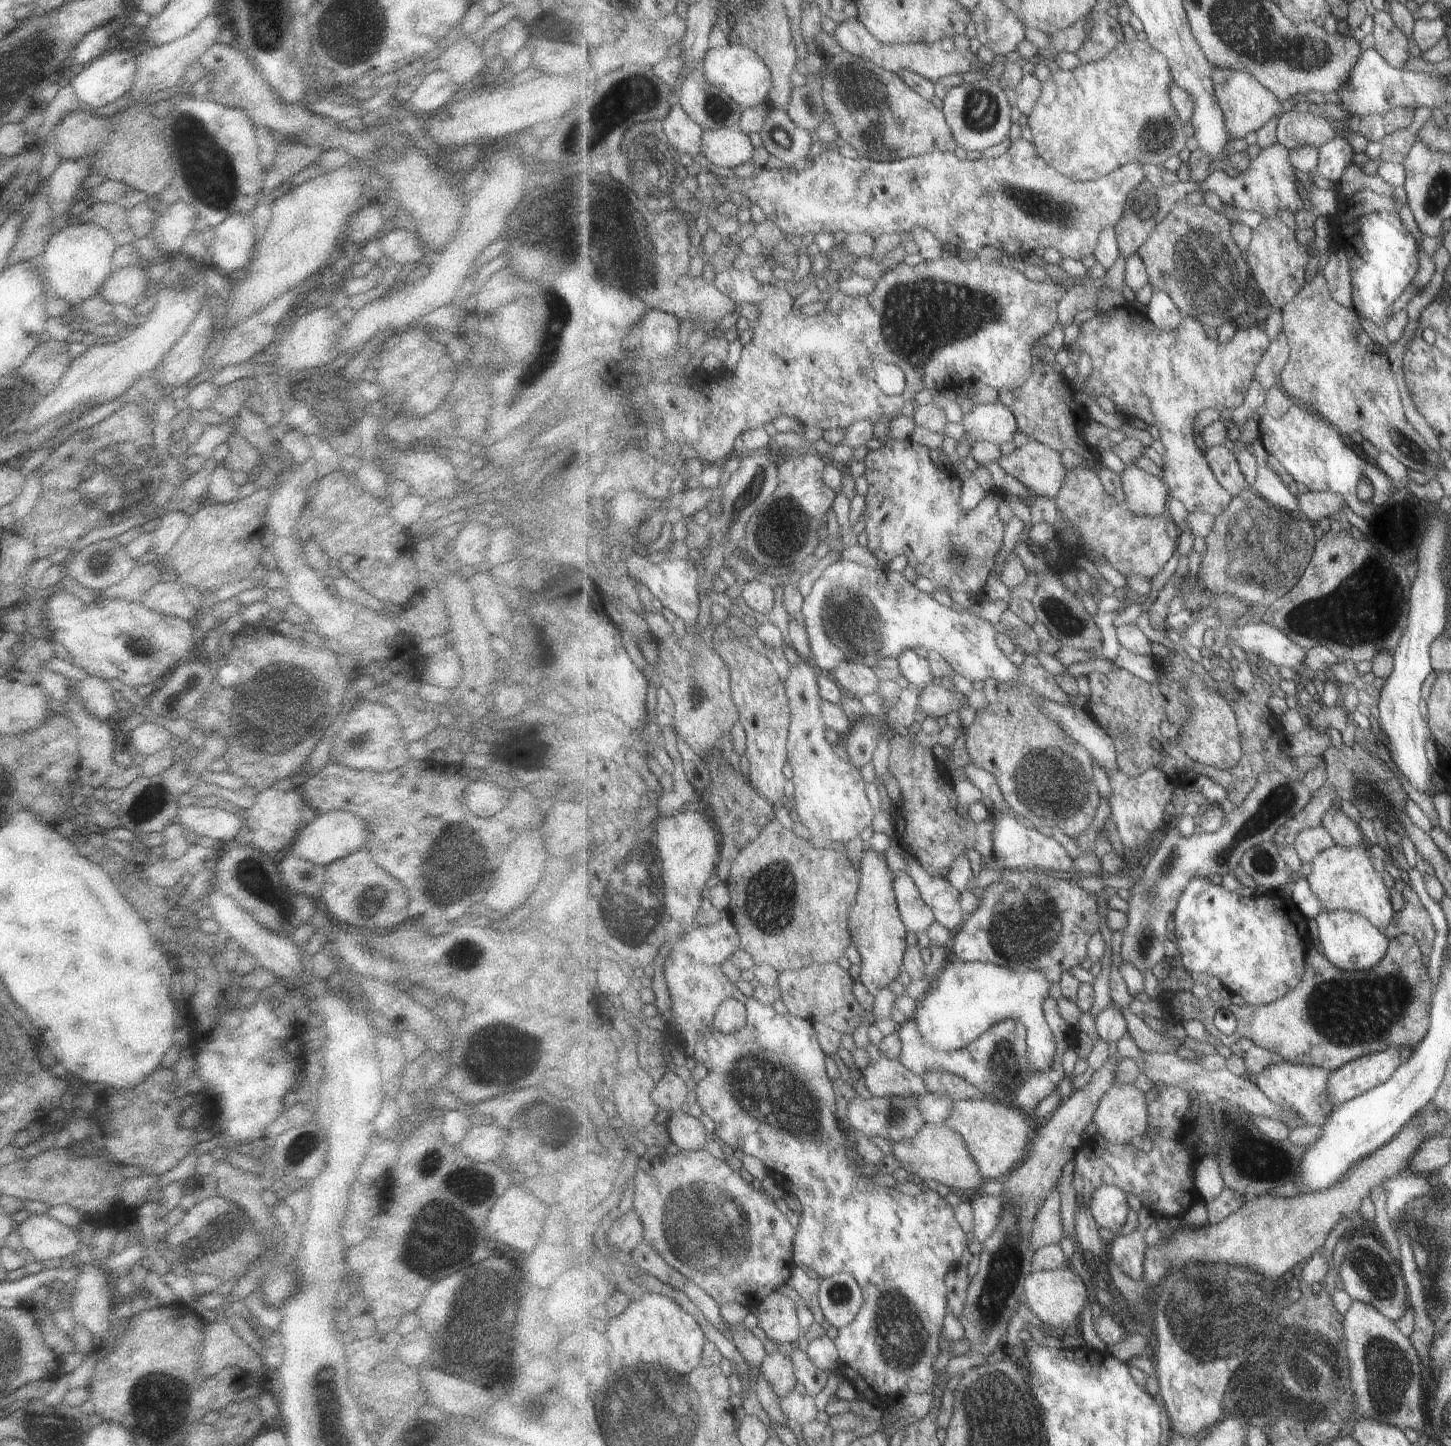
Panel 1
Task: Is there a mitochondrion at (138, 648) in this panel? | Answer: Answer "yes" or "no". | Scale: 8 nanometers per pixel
yes

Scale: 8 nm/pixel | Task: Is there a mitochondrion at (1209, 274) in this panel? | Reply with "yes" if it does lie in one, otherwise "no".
yes

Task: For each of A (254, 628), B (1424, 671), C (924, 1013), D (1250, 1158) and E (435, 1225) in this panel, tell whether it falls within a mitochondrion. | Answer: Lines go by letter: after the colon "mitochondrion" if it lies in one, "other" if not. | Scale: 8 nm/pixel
A: other
B: other
C: other
D: mitochondrion
E: mitochondrion

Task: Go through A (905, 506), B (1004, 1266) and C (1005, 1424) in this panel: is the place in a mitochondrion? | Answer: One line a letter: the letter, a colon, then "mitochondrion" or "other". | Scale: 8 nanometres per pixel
A: other
B: mitochondrion
C: mitochondrion

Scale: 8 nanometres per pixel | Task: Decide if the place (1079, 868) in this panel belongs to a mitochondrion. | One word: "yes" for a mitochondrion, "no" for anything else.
no

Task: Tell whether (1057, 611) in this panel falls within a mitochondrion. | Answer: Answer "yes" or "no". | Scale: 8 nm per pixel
yes

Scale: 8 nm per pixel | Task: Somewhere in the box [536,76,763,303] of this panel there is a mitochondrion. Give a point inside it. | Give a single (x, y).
(632, 90)

